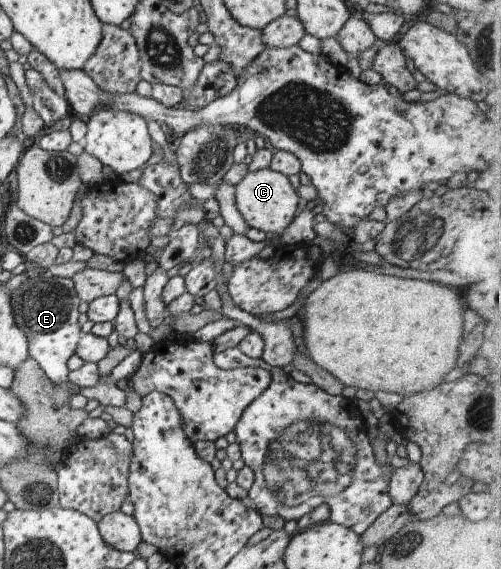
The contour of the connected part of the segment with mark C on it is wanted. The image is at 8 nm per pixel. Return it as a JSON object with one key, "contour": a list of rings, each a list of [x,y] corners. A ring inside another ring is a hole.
{"contour":[[[270,167],[248,171],[243,179],[234,186],[234,201],[237,210],[250,228],[259,228],[263,232],[283,233],[289,222],[293,222],[299,197],[291,187],[289,179]]]}

